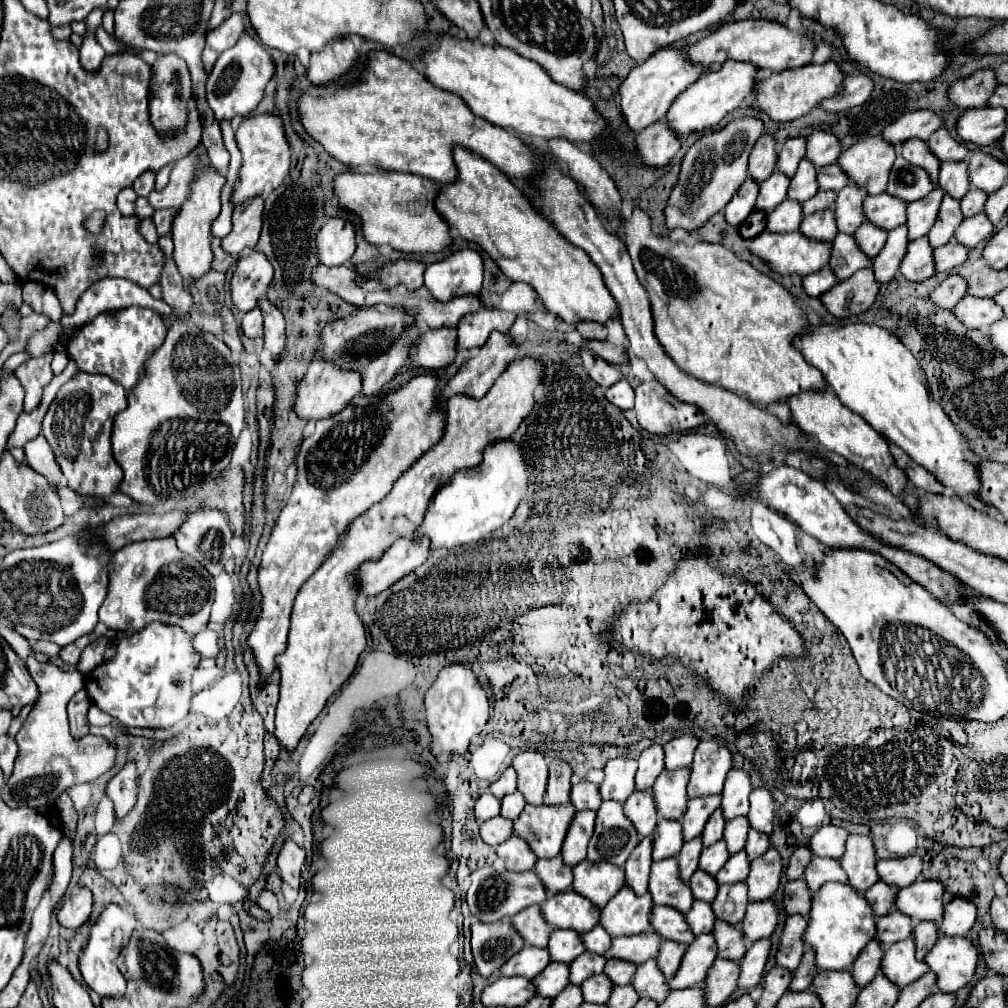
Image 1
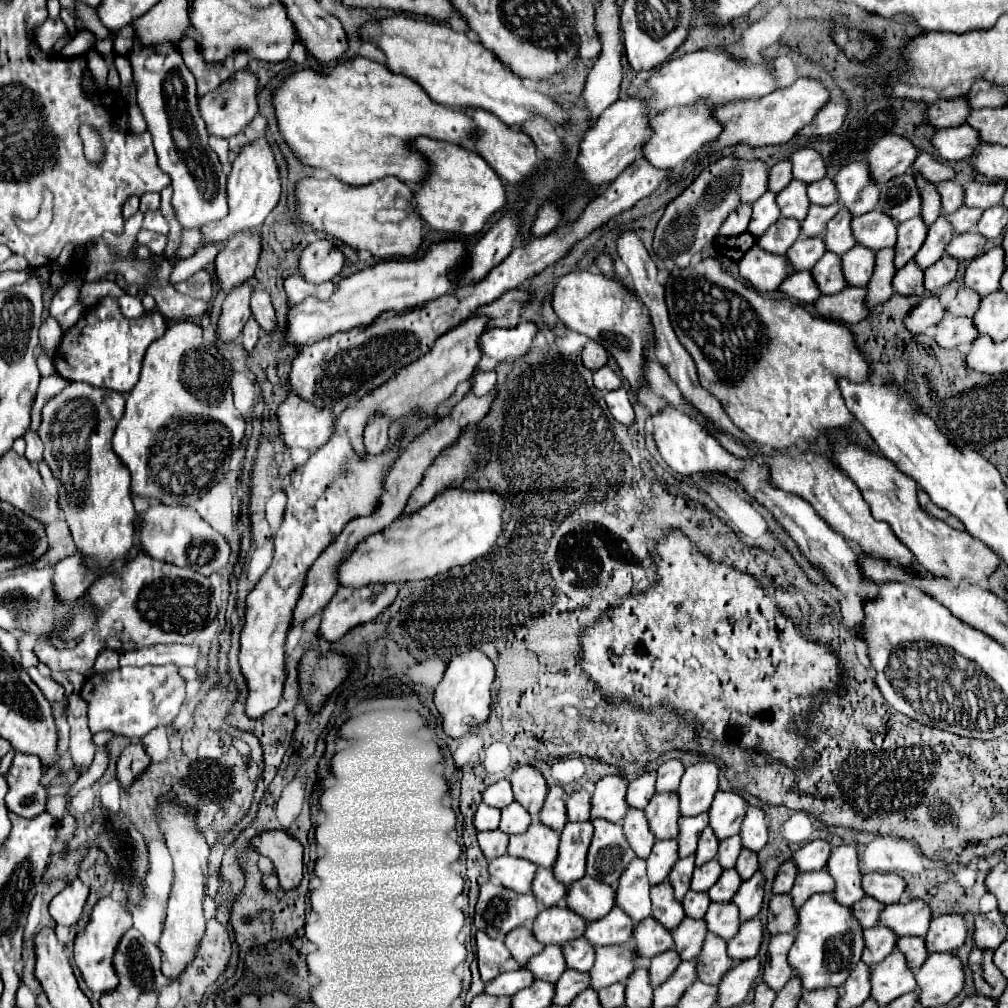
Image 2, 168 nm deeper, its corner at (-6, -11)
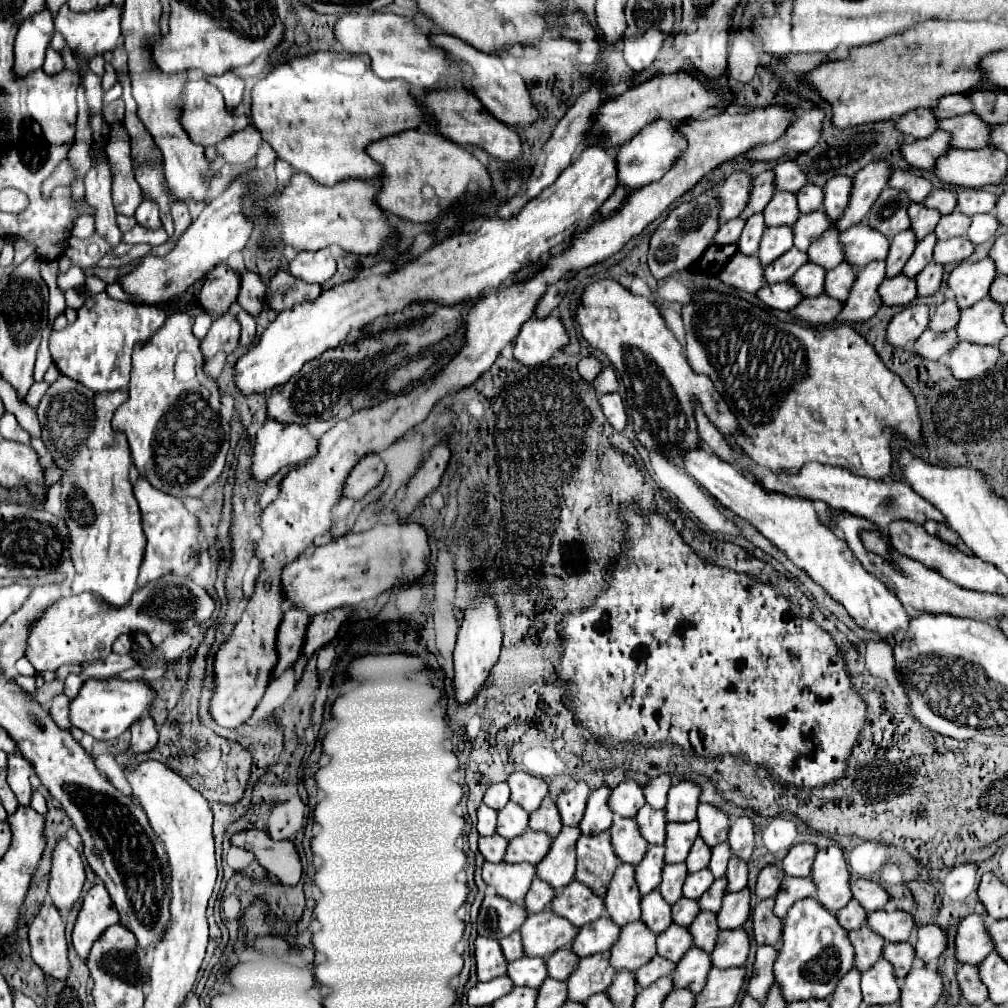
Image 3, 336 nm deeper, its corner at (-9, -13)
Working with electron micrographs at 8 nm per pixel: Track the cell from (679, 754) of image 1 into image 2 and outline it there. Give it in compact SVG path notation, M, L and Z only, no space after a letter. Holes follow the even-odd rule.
M668 760L660 764L658 768L658 780L656 780L656 792L676 792L676 786L680 786L680 778L684 774L682 760Z

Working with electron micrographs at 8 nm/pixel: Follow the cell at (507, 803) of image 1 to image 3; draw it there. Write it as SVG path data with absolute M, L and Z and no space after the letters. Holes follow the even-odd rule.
M507 802L499 810L499 820L497 820L497 834L511 840L527 830L529 814L515 802Z

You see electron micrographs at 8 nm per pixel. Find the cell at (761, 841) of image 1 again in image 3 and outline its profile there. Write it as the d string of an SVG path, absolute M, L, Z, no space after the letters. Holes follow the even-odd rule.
M731 856L727 866L727 892L739 892L747 886L747 862Z

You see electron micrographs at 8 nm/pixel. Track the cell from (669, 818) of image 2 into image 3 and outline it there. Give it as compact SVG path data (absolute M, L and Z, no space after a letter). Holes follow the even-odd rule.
M647 804L637 812L635 822L639 832L649 844L663 844L665 842L665 810L653 810Z

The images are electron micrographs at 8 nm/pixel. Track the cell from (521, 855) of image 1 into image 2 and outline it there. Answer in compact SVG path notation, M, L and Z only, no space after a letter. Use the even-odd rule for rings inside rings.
M504 854L496 860L490 862L488 872L498 878L506 888L518 892L518 894L528 894L532 888L532 878L536 874L536 864Z

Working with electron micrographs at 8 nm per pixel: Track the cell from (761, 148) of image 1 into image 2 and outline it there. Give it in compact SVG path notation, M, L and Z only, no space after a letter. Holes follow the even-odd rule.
M744 160L742 162L742 182L740 198L742 202L756 202L768 190L768 166L762 160Z

